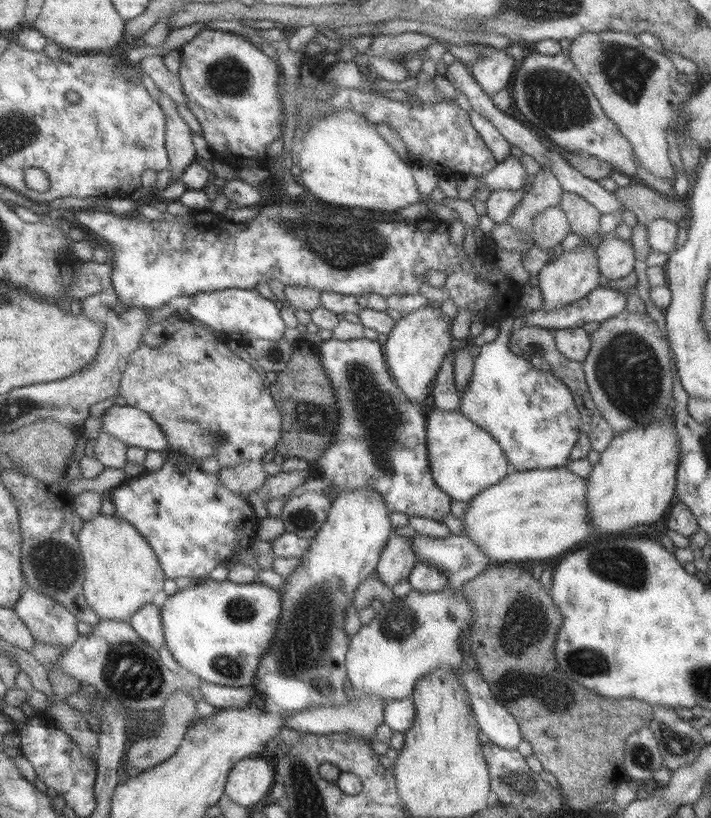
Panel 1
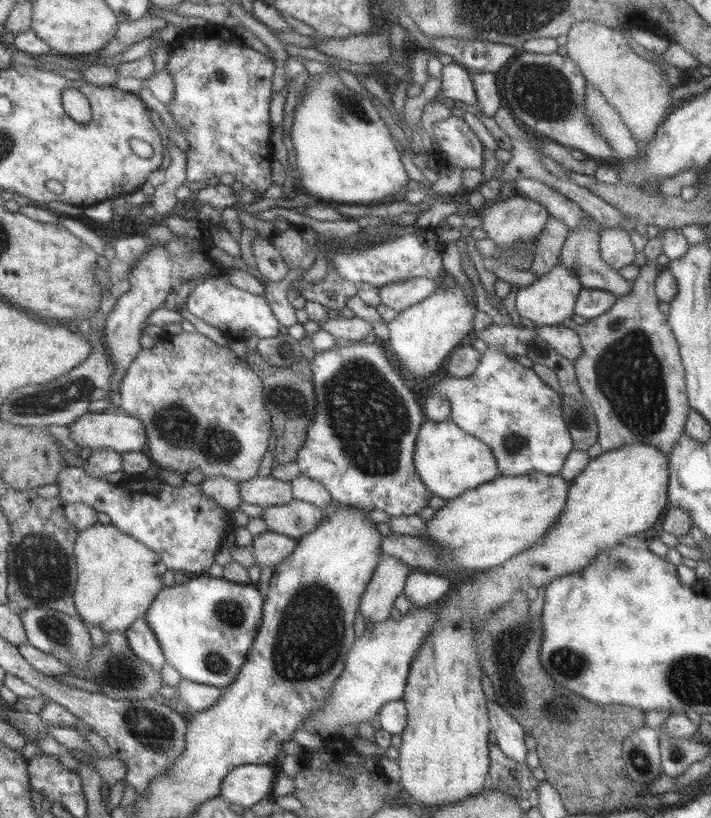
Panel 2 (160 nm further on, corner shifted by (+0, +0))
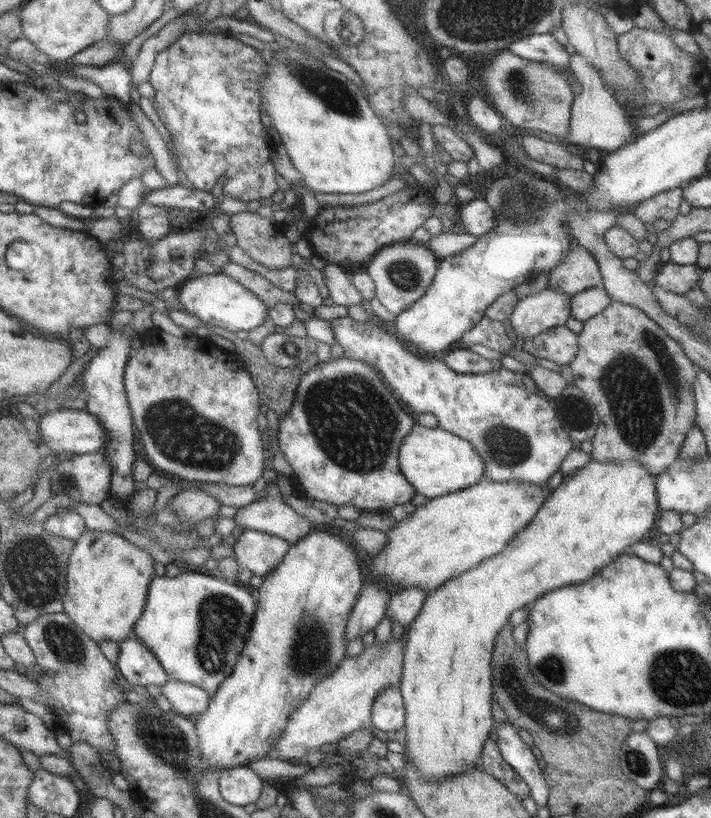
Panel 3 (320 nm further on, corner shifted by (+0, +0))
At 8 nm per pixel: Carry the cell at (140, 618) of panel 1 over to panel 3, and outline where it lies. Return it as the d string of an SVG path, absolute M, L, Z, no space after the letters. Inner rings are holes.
M134 635L118 644L118 657L114 664L121 681L127 686L161 686L169 678L152 652Z

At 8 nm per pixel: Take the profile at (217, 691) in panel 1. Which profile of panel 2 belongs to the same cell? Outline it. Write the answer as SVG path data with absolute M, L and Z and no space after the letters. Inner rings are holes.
M180 679L174 687L176 690L176 699L185 702L191 713L205 711L206 708L213 705L219 698L220 694L223 694L223 687L217 688L213 686L207 686L204 684L197 684L187 679Z

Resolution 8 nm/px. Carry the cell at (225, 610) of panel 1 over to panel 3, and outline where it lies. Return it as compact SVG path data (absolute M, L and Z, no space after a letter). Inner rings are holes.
M194 571L171 577L155 574L150 578L143 612L135 621L132 635L153 653L169 679L202 688L207 696L211 697L215 694L219 683L231 674L243 648L255 609L253 594L244 584L230 583L214 575Z

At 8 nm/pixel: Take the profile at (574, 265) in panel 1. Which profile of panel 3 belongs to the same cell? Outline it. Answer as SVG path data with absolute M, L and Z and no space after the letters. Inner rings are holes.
M545 288L537 294L517 300L509 316L513 334L517 338L531 338L536 334L561 326L569 319L571 297Z

